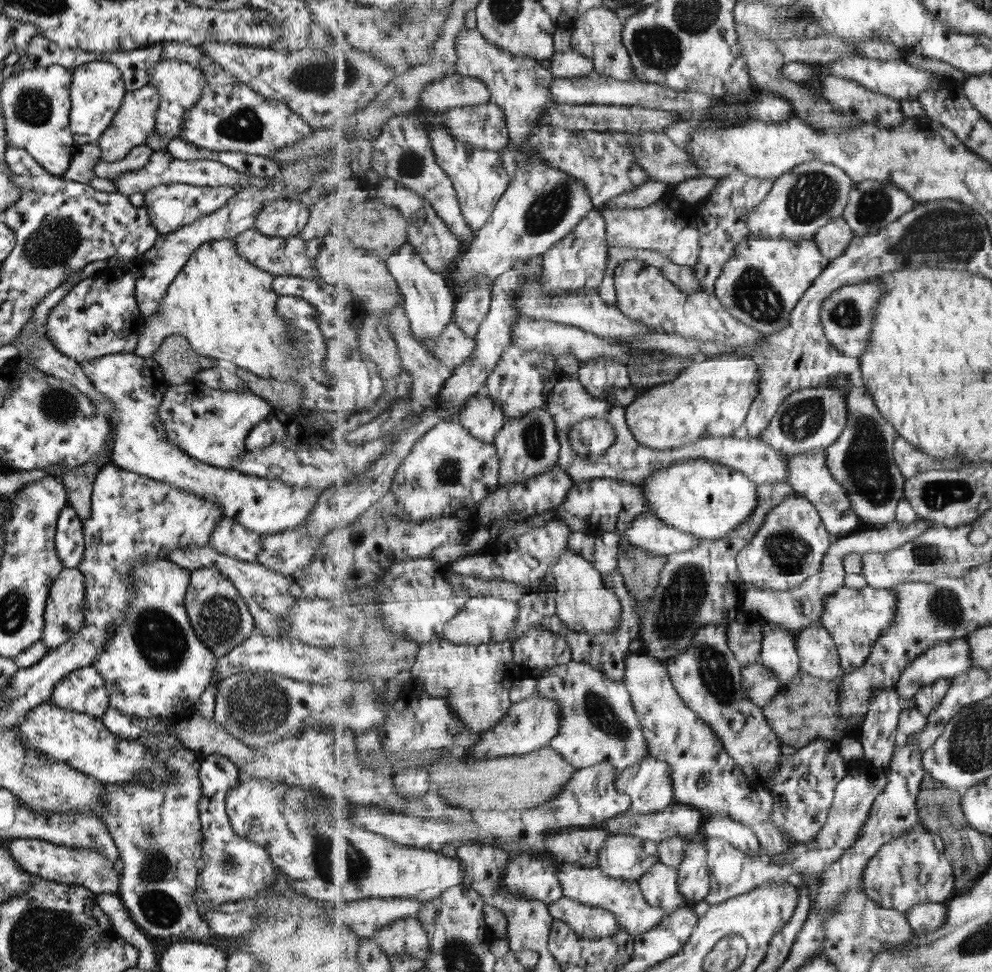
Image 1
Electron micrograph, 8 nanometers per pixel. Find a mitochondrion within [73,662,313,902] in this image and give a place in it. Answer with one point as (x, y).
(257, 708)

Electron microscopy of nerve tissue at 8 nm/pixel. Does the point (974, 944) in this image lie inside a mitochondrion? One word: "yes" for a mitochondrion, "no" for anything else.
yes

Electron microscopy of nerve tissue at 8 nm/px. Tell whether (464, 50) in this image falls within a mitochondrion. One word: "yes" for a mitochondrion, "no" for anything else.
no

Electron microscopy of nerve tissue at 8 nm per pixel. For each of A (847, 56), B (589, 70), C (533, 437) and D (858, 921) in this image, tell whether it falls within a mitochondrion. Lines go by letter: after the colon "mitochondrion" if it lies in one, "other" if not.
A: other
B: other
C: mitochondrion
D: mitochondrion

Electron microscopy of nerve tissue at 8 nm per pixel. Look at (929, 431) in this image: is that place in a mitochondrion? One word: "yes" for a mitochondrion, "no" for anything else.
no

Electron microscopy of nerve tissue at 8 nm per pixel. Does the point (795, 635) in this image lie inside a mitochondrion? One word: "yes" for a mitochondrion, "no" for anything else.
no

